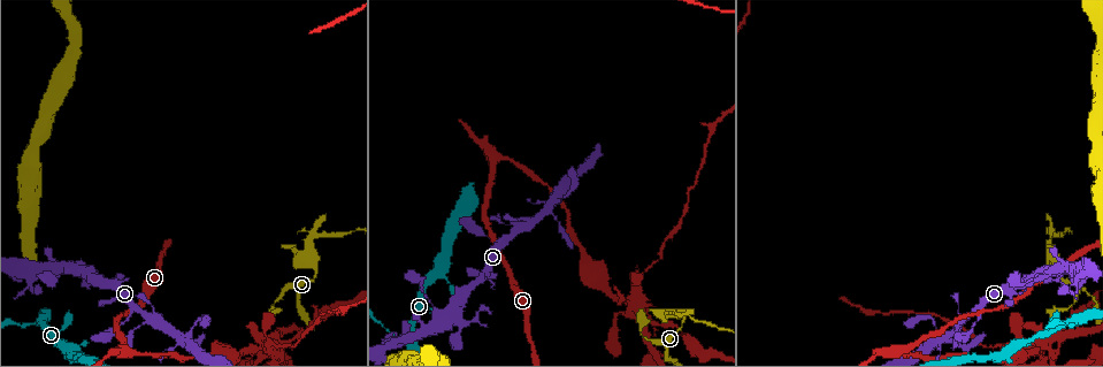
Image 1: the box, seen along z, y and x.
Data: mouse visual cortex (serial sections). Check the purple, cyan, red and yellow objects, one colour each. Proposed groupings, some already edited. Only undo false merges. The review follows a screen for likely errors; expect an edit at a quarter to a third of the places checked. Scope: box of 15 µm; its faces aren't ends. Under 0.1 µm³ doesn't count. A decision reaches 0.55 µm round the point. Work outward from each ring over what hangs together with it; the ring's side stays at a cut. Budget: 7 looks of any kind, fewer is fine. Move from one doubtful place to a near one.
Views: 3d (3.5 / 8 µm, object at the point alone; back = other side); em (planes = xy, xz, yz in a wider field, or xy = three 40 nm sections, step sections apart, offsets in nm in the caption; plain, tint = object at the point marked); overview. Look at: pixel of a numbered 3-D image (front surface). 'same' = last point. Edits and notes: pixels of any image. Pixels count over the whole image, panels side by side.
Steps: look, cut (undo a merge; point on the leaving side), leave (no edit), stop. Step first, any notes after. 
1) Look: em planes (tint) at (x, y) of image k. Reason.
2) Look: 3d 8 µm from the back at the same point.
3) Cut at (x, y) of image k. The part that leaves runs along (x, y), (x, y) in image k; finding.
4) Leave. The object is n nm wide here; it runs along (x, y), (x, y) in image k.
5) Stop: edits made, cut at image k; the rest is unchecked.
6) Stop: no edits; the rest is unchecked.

Look: 3d 8 µm from the back at (85, 271) of image 1. Abrupt turn.

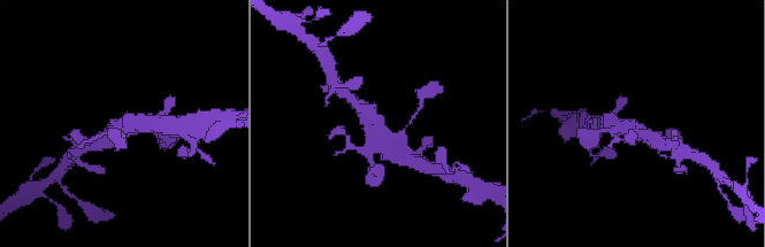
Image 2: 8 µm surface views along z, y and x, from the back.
Look: 3d 3.5 µm from the back at (379, 133) of image 2.

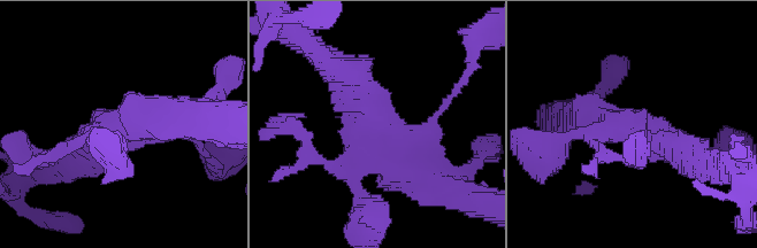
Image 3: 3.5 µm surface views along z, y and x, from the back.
Look: em xy step 3 (tint) at (635, 128) of image 3. Need the tissue.

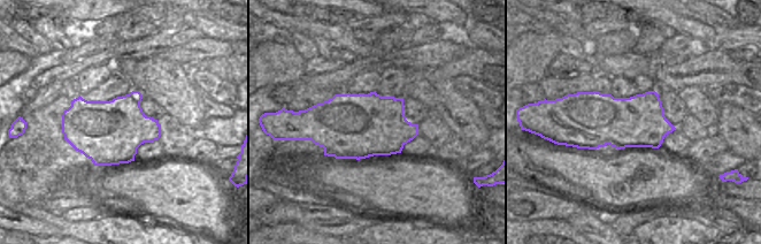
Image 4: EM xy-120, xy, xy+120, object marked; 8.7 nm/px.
Leave. Continuous, no second cell.

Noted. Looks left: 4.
Look: 3d 3.5 µm at (1039, 345) of image 1. Calibre changes.

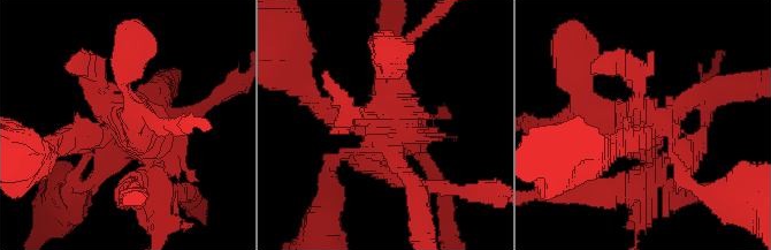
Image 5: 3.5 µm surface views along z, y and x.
Look: em xy step 5 (tint) at (648, 118) of image 5.

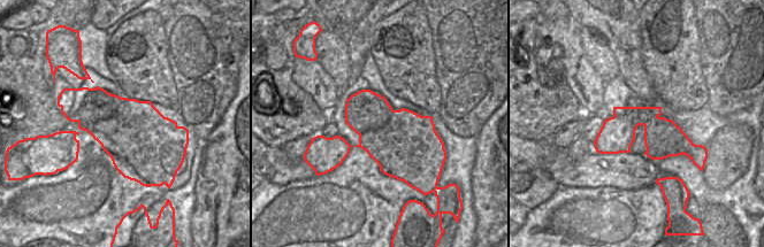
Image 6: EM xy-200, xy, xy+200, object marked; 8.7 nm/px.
Cut at (174, 136) of image 5. A border runs along (656, 116), (641, 114), (628, 118) in image 6; two cells meet here.

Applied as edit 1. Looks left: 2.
Stop: edits made, cut at image 5; the rest is unchecked.

